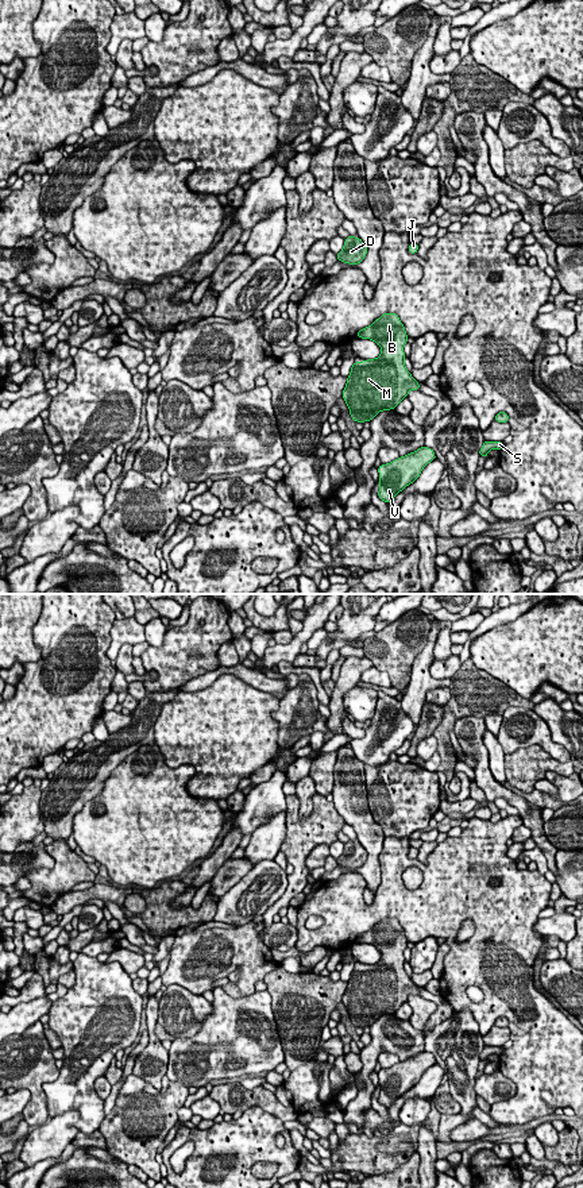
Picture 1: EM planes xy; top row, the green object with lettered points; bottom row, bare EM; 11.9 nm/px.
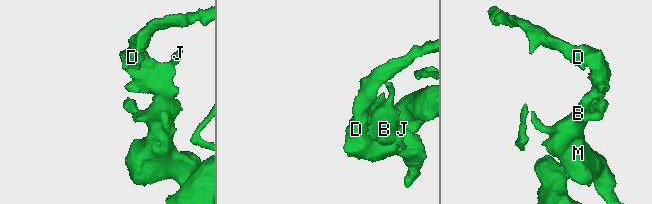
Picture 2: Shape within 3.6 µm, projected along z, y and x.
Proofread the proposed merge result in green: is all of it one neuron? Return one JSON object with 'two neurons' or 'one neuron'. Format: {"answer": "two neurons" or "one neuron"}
{"answer": "one neuron"}

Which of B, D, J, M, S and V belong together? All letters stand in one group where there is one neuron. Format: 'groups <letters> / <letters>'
groups B D J M S V

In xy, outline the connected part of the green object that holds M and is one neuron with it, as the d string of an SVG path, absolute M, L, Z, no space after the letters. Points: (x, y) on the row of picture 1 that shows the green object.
M385 313L356 338L374 340L382 352L375 359L355 362L343 398L355 423L371 421L379 412L395 409L420 383L405 366L408 335L397 313Z

